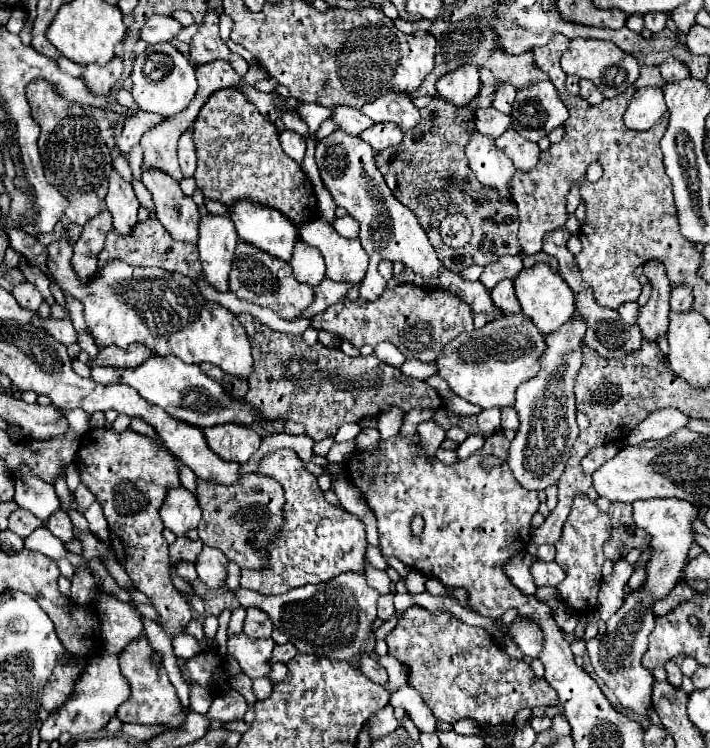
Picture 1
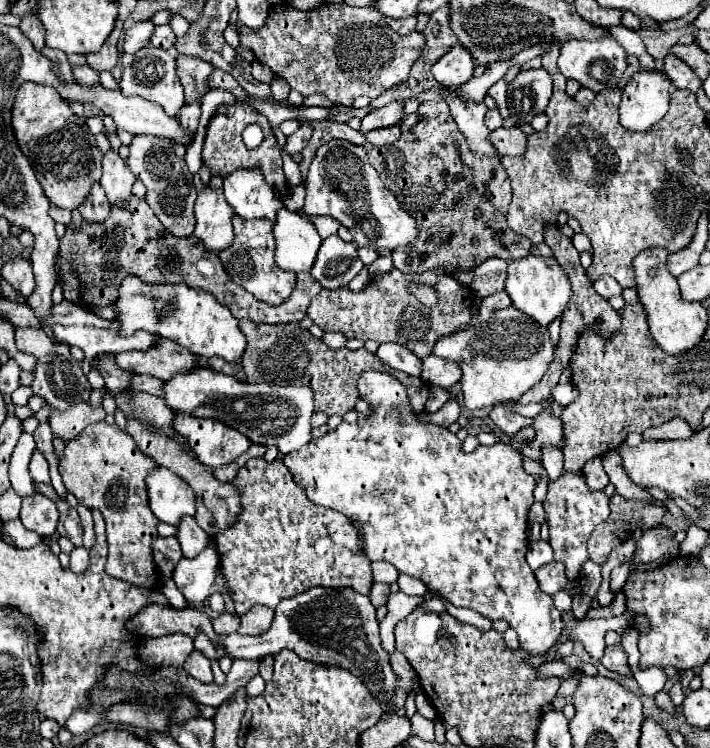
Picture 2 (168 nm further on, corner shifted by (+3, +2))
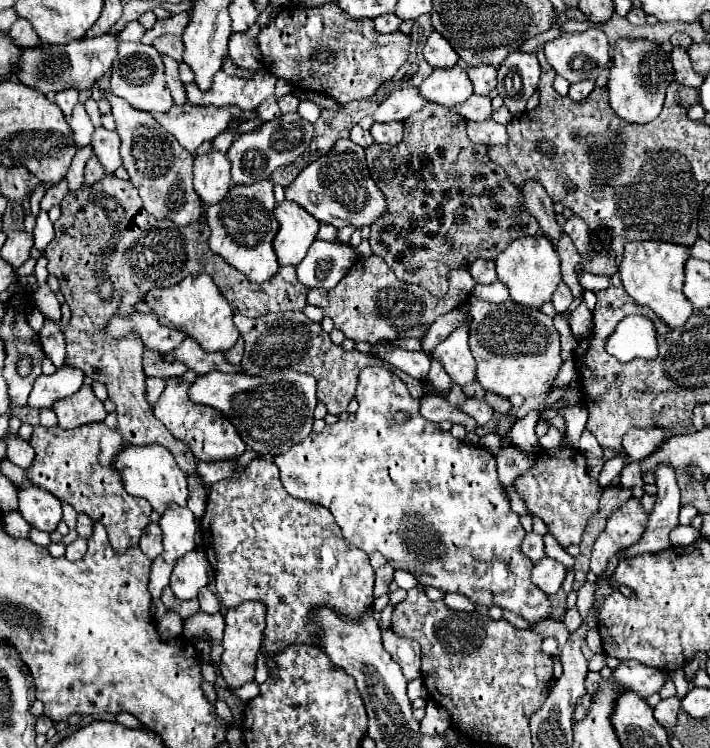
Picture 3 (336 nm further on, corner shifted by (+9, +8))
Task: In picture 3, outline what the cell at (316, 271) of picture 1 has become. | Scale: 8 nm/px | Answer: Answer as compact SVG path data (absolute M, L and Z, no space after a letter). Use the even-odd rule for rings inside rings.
M282 201L274 207L278 233L272 241L280 265L298 265L318 233L318 221L312 219L298 203Z

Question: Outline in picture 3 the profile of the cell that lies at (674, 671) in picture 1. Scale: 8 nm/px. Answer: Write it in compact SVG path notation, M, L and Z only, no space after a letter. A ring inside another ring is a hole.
M676 695L662 699L656 709L654 709L654 717L660 725L664 725L666 729L670 729L676 723L676 715L680 711L680 699Z

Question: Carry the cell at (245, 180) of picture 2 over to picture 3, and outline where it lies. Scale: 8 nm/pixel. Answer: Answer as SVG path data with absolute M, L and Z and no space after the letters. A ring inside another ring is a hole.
M298 113L282 115L276 121L268 121L268 123L260 125L256 131L242 133L232 143L232 147L228 149L228 159L230 159L230 165L232 165L232 169L230 169L232 183L250 185L250 183L268 179L274 169L288 165L290 161L296 161L306 151L306 147L310 145L312 135L314 135L312 123L302 119Z

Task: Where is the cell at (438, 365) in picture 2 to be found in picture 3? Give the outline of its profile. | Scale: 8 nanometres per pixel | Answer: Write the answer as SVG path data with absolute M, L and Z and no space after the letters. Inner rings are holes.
M468 325L456 329L450 333L448 339L444 339L432 353L432 359L436 359L444 371L450 375L450 379L458 385L466 385L474 381L474 357L468 347Z

